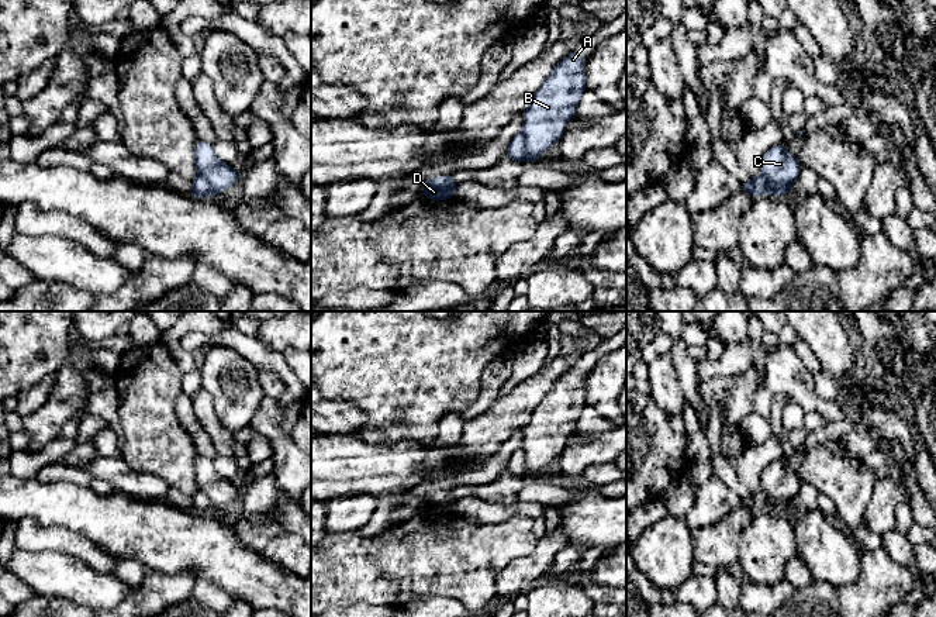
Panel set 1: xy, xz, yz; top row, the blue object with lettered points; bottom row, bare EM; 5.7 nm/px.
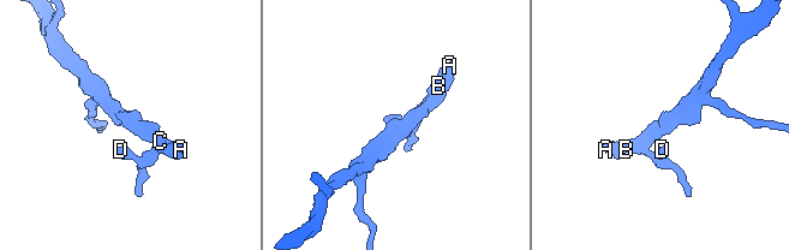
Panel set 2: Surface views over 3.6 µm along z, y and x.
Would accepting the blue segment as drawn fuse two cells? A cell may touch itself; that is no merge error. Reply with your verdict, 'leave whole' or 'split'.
split

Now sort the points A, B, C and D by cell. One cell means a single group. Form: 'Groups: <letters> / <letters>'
Groups: A B C / D

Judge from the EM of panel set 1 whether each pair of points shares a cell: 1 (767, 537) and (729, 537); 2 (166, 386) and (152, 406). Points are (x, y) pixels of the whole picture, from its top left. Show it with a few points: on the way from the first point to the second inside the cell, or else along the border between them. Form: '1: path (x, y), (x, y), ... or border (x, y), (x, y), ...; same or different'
1: border (755, 512), (741, 534), (736, 559); different
2: path (162, 390), (152, 402); same

